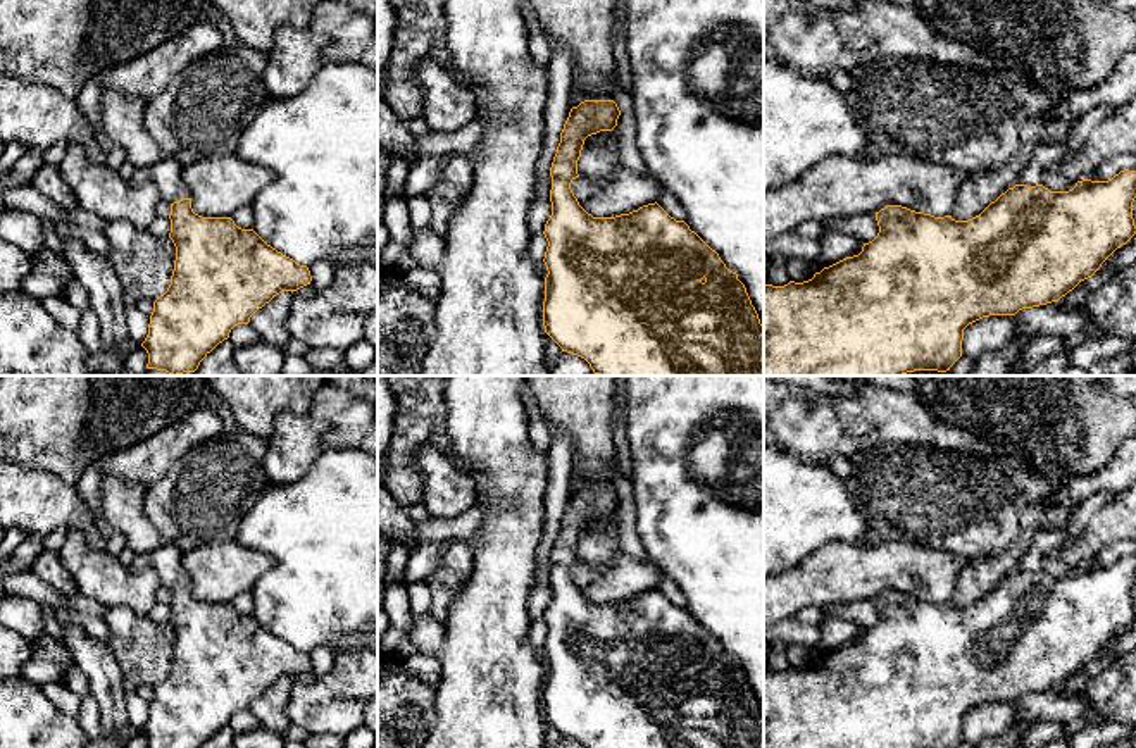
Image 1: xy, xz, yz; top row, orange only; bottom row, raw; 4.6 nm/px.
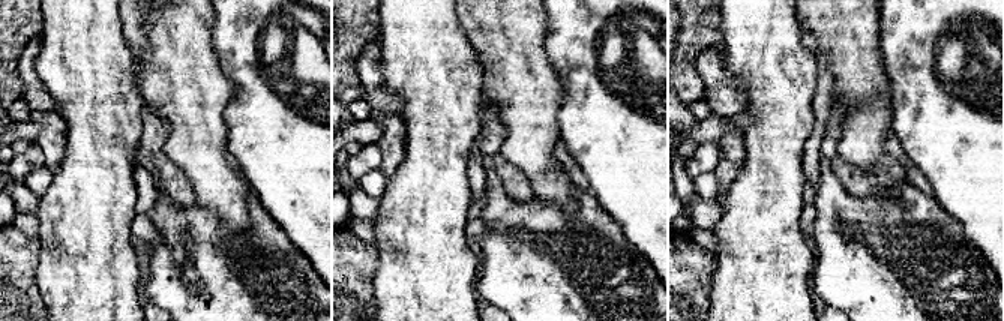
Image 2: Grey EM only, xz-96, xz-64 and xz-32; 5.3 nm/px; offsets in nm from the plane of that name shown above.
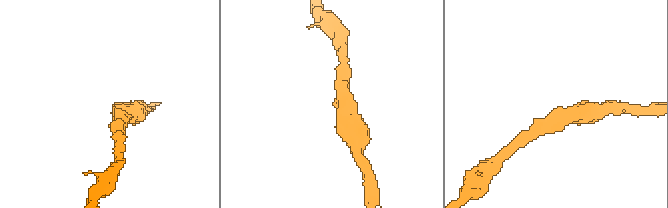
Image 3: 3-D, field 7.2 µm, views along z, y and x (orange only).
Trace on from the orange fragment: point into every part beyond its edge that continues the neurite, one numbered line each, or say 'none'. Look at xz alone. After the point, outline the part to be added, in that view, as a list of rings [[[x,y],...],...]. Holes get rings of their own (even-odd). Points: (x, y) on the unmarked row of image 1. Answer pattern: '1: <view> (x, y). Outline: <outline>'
none

